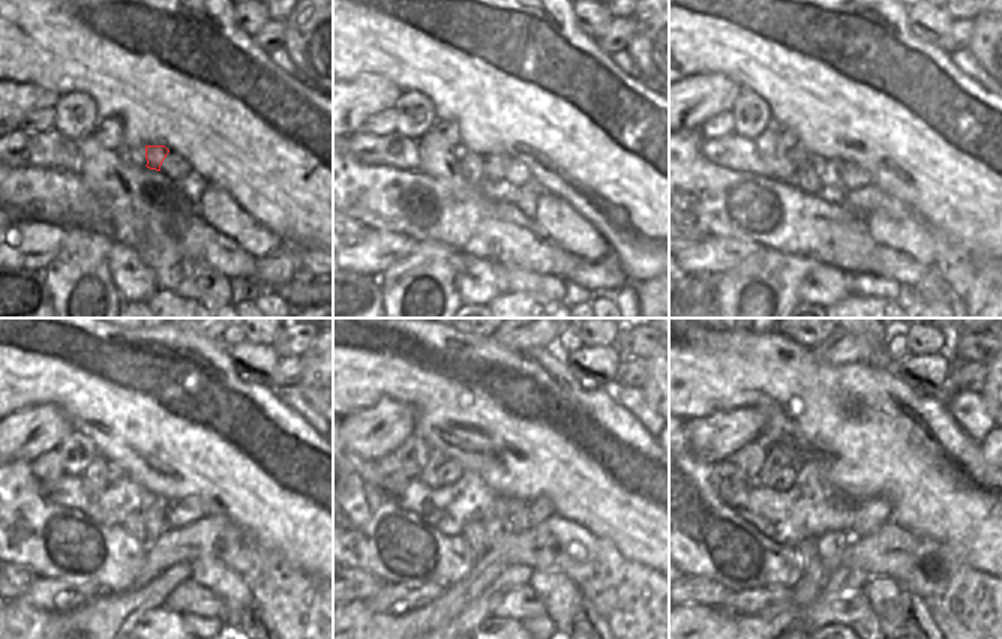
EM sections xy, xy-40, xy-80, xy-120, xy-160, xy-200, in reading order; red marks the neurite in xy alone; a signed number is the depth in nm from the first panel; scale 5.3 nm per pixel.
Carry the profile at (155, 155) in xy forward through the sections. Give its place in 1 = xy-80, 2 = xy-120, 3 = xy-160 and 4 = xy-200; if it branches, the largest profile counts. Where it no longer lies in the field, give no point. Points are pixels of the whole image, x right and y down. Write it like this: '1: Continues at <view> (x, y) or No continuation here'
1: Continues at xy-80 (831, 191)
2: Continues at xy-120 (158, 525)
3: Continues at xy-160 (494, 530)
4: Continues at xy-200 (830, 546)

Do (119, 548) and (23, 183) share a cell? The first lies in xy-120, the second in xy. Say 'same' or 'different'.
same

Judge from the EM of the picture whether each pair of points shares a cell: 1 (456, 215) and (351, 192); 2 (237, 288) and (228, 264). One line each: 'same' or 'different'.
1: same
2: different

